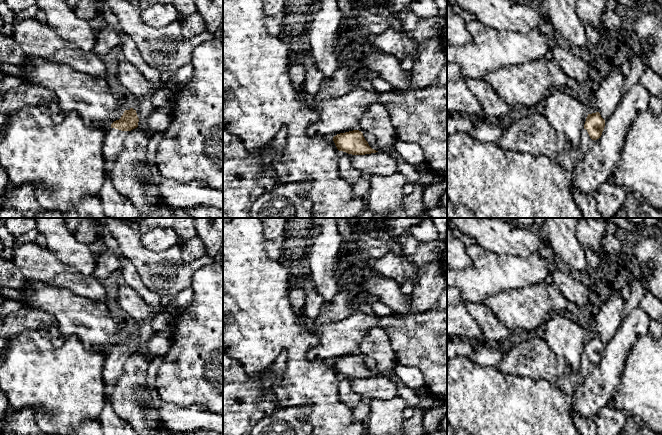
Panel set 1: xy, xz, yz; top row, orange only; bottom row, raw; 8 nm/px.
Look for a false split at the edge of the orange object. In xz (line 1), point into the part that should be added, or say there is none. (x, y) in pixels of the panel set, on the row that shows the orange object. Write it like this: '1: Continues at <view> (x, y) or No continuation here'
1: No continuation here

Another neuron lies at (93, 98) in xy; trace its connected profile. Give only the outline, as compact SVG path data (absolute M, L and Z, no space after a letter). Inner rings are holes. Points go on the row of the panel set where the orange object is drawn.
M27 57L25 63L32 65L33 70L18 75L24 80L24 83L43 86L51 91L60 108L65 113L78 113L88 128L100 128L107 131L111 128L111 124L119 120L126 110L125 103L115 96L115 88L111 80L107 78L80 73L70 66L36 57Z

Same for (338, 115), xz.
M358 87L341 97L312 102L318 117L307 128L307 135L311 138L333 138L340 133L358 130L361 117L379 96L380 93L373 89Z

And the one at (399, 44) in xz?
M389 28L382 34L373 37L373 46L388 55L394 56L400 62L406 57L411 56L415 60L417 45L404 29L396 31Z

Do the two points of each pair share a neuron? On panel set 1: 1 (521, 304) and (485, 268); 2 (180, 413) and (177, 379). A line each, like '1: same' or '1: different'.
1: different
2: different

